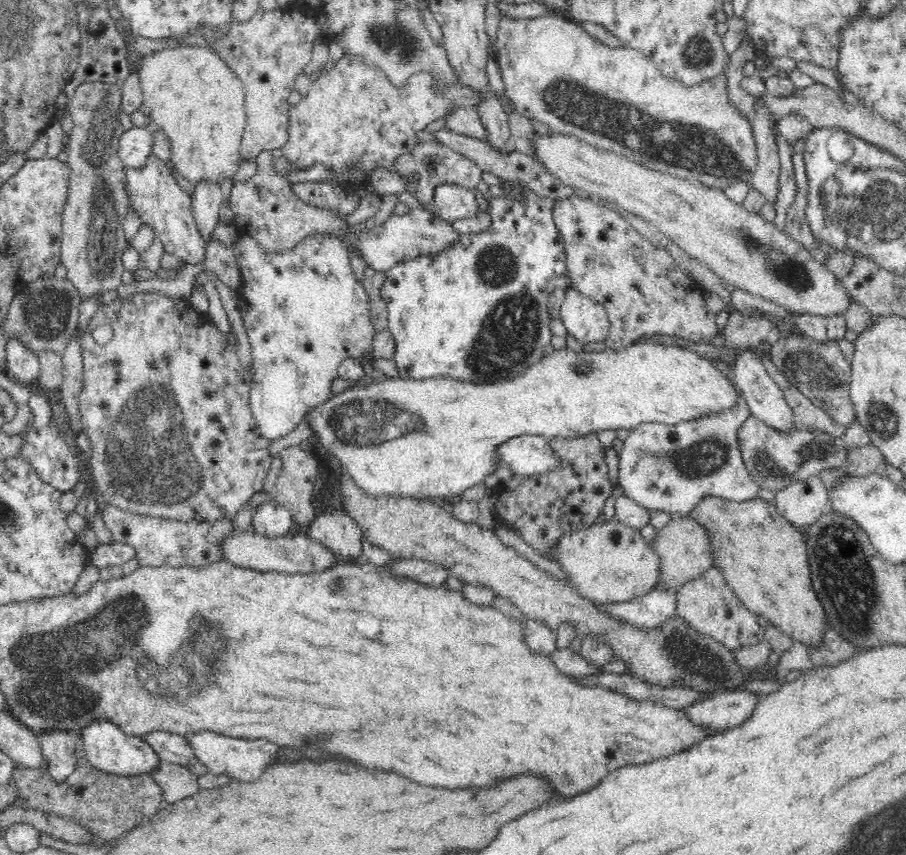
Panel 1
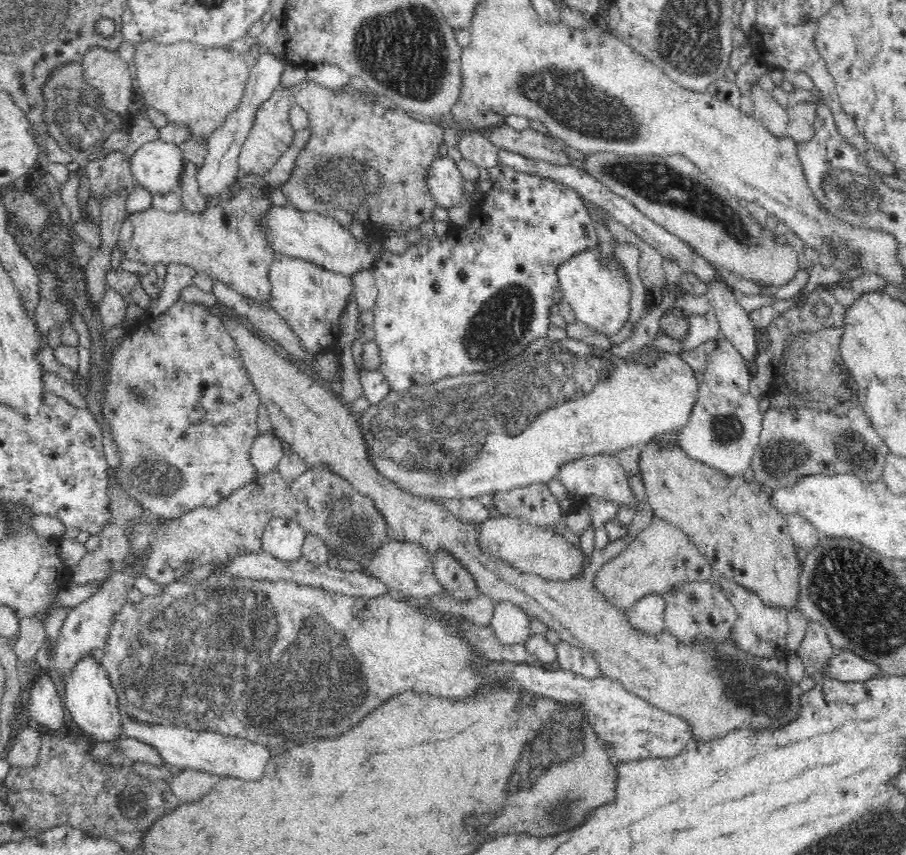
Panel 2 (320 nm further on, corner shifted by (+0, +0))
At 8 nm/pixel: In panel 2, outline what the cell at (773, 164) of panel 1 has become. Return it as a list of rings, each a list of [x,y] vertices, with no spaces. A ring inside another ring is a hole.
[[[758,80],[751,82],[750,98],[753,101],[752,114],[771,134],[787,136],[787,113],[774,99],[771,92],[762,89]]]

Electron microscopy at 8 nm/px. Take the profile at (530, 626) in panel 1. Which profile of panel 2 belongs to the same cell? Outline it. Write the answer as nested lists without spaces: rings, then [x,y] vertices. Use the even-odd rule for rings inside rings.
[[[510,601],[495,602],[490,628],[494,637],[505,645],[523,644],[524,638],[532,633],[528,615]]]

